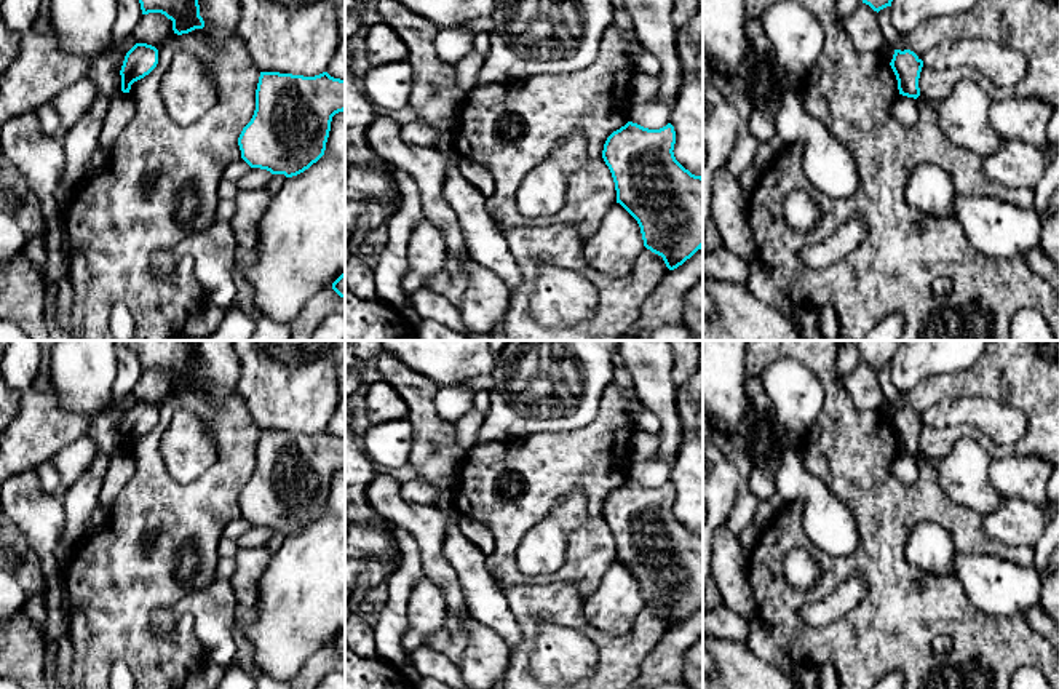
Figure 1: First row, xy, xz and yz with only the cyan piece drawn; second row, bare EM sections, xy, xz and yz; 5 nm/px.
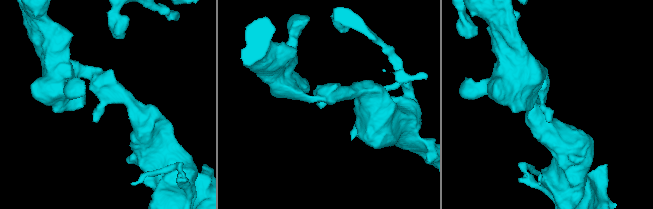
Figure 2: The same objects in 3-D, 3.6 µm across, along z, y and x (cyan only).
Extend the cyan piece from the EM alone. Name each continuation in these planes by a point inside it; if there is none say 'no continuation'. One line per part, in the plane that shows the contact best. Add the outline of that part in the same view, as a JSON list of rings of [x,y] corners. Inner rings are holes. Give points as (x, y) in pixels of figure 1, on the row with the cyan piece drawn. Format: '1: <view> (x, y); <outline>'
no continuation

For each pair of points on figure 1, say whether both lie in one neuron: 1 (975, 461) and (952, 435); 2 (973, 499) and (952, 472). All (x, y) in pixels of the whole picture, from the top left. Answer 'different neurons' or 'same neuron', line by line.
1: different neurons
2: same neuron

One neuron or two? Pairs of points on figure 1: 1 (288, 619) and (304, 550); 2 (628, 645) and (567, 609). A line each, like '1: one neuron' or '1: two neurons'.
1: one neuron
2: one neuron

